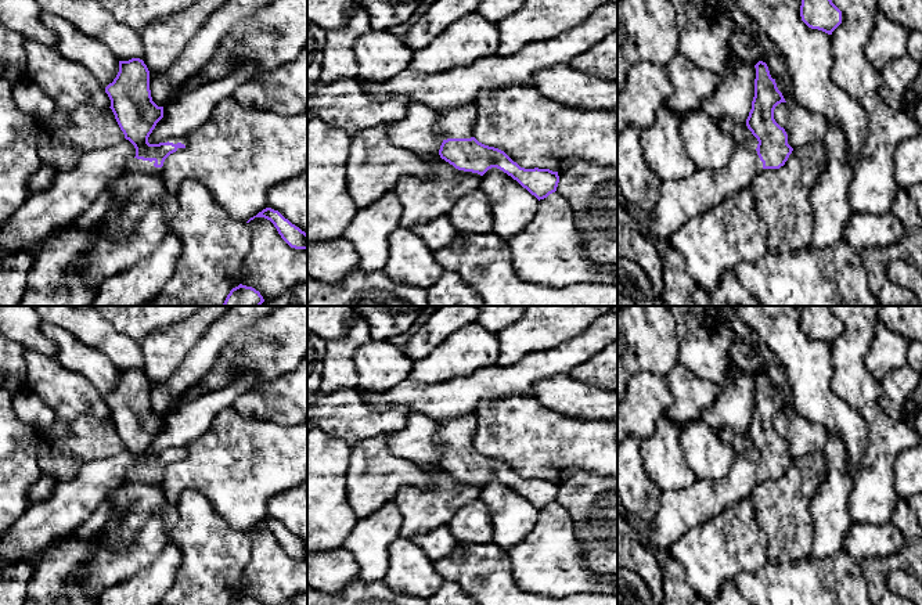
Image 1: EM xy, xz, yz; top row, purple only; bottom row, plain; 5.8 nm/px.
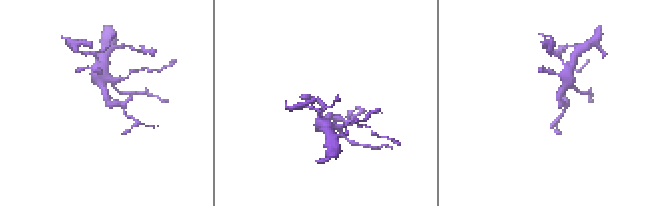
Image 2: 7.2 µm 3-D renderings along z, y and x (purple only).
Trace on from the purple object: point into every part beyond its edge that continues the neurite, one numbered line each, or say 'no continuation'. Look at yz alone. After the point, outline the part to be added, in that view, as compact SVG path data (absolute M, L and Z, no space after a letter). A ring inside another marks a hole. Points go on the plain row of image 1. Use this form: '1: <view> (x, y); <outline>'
1: yz (679, 511); M736 455L728 475L718 482L696 479L696 482L678 491L666 491L660 497L660 505L652 521L649 540L644 541L651 550L669 550L691 527L707 522L725 507L750 496L752 490L763 480L757 461L752 457Z

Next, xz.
1: xz (460, 432); M467 414L461 418L439 421L436 425L436 440L443 450L471 449L475 444L478 415Z

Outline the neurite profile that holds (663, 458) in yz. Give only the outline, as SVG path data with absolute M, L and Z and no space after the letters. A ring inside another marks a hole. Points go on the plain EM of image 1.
M662 417L655 433L641 442L642 467L662 493L684 490L698 479L685 462L680 446L681 429L683 424Z

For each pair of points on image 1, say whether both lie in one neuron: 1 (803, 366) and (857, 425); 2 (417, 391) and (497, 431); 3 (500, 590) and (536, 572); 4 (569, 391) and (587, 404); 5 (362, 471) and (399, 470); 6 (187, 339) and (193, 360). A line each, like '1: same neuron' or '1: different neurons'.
1: same neuron
2: different neurons
3: different neurons
4: same neuron
5: same neuron
6: different neurons

